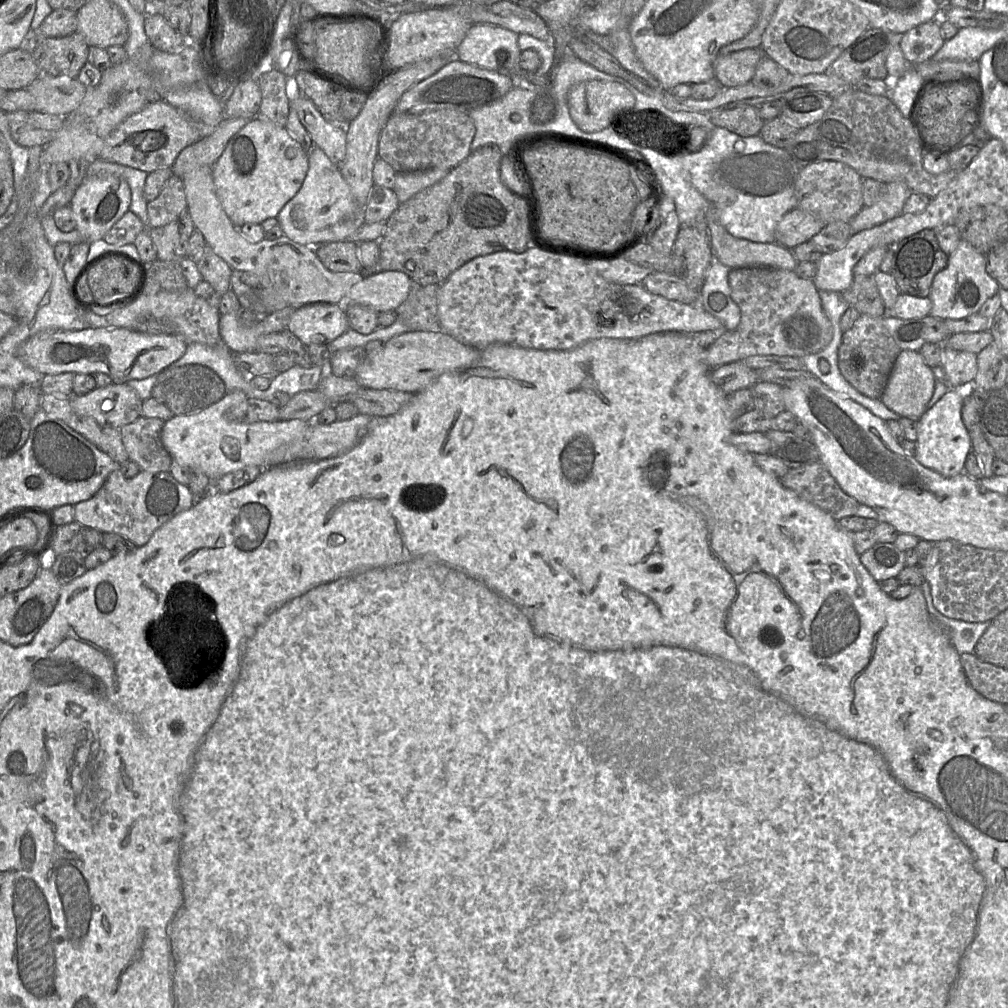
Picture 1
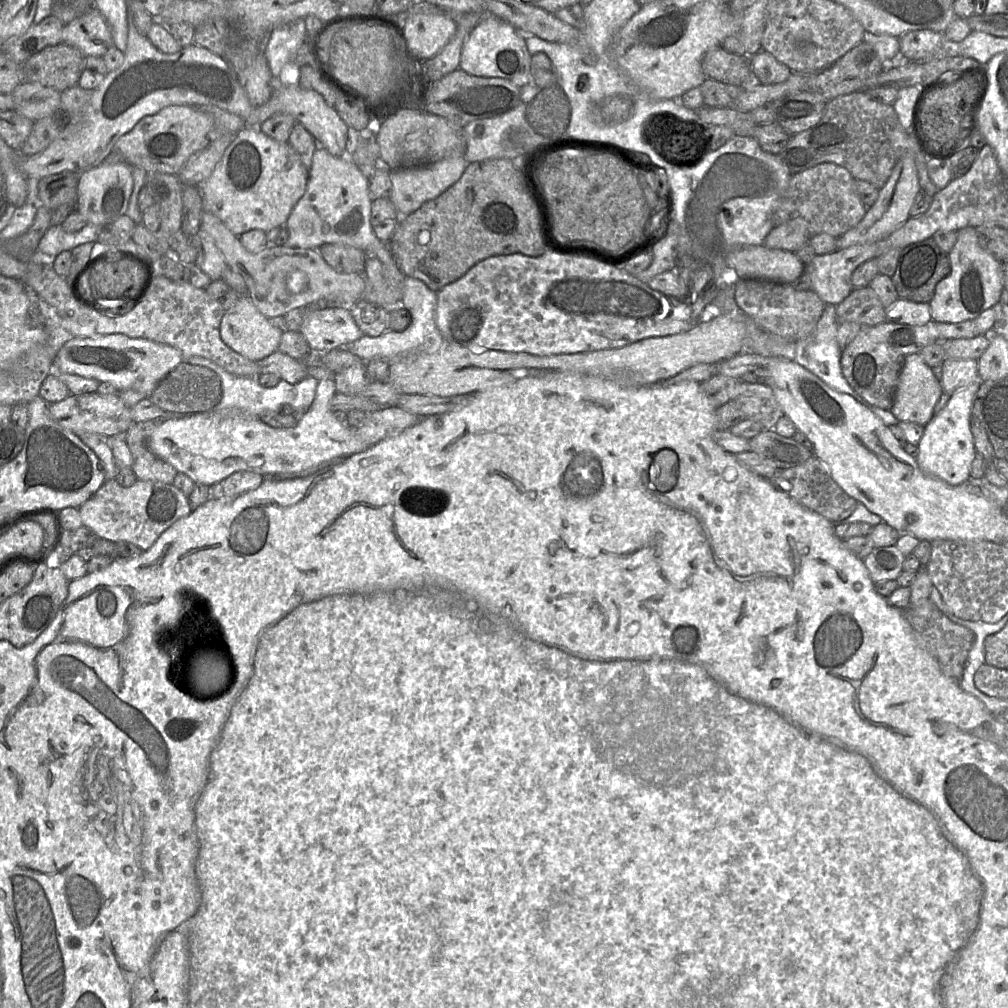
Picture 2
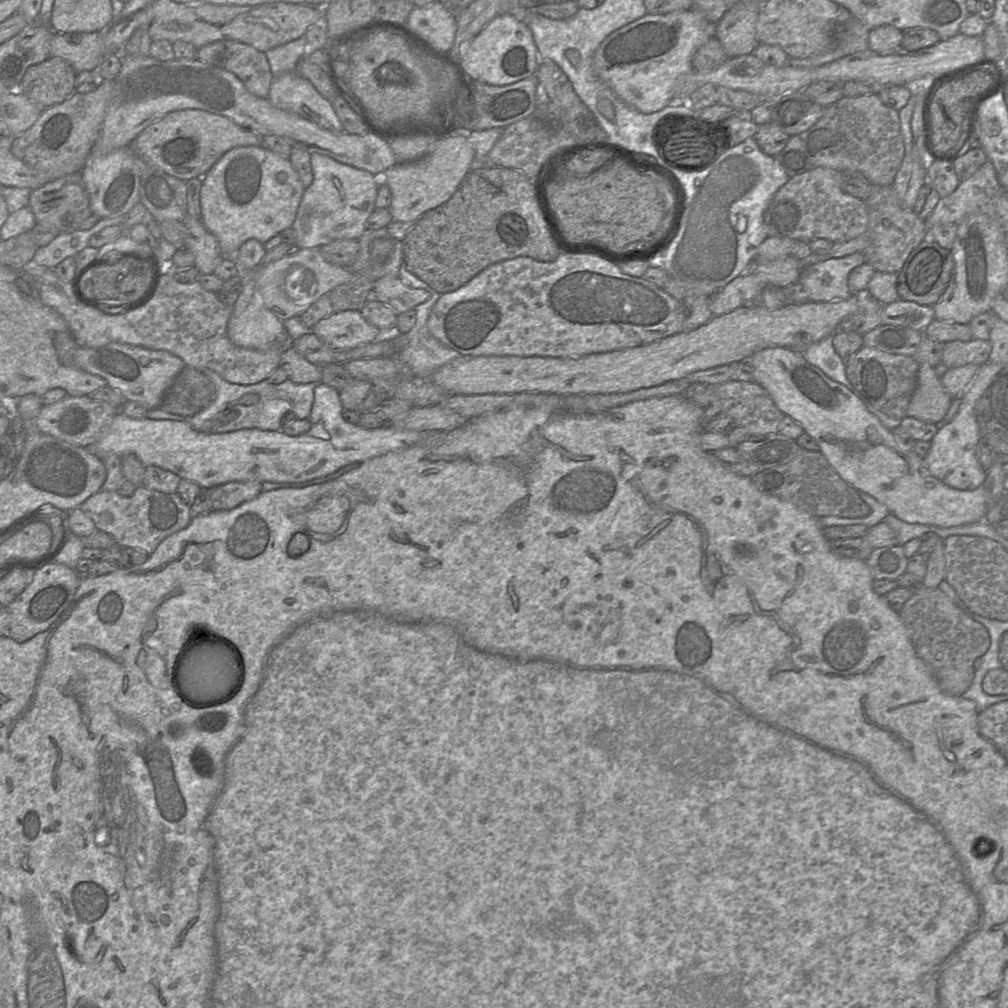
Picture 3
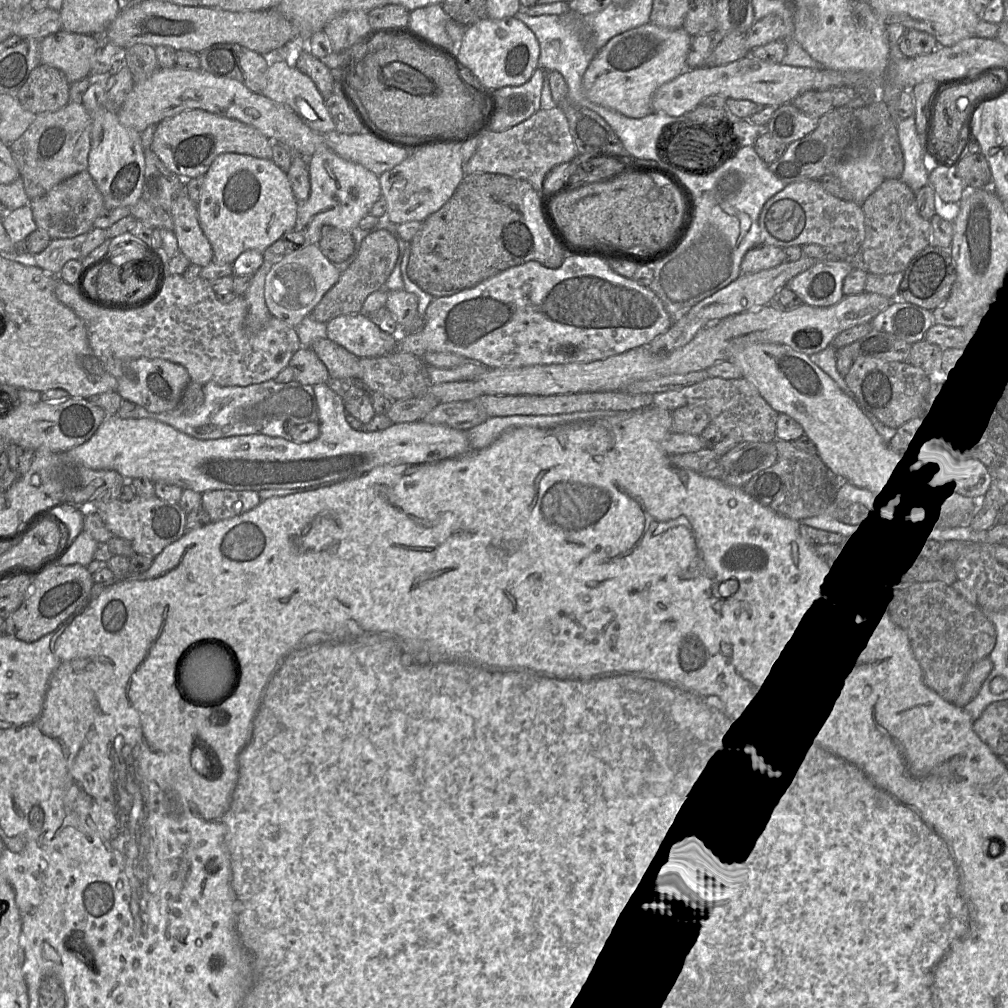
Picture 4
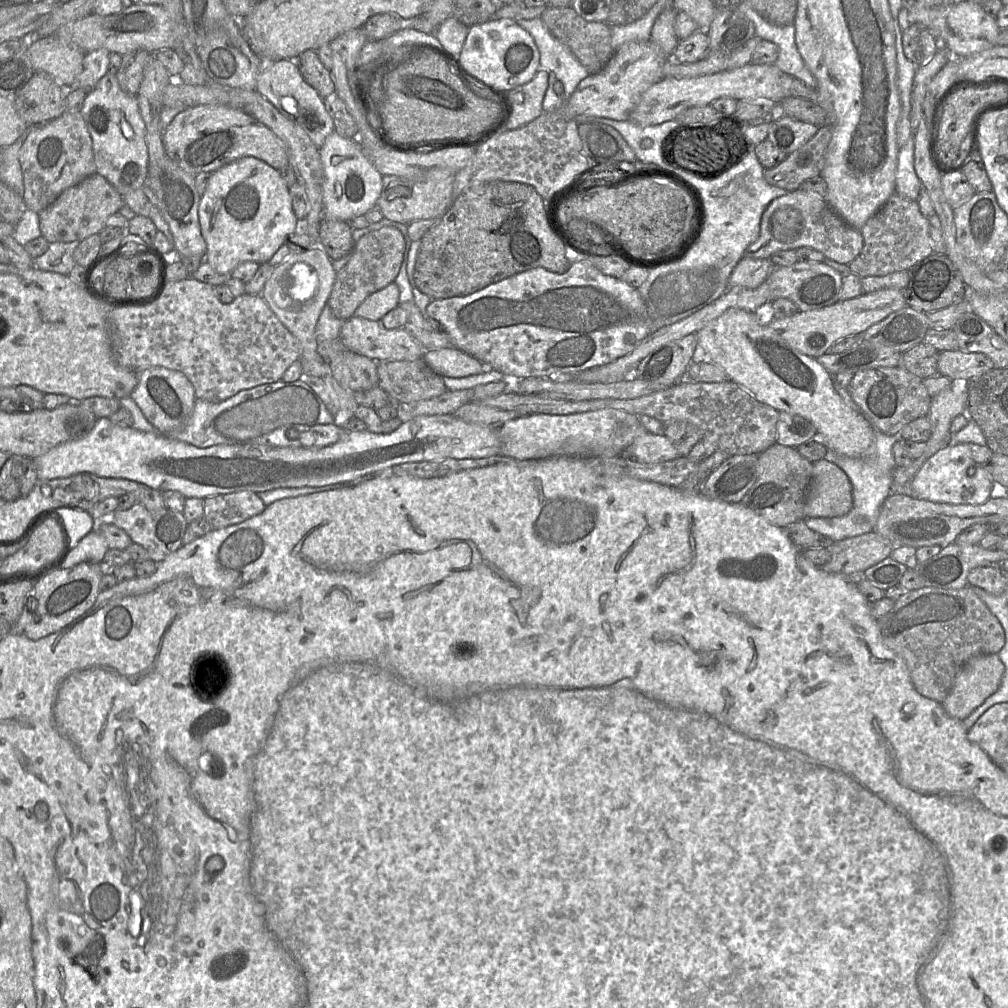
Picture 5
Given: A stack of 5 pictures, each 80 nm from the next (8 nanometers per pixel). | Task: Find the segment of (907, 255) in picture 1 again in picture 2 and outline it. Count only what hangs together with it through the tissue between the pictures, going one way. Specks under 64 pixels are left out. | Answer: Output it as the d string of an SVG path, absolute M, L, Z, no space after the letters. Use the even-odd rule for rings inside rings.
M931 237L910 244L901 250L892 280L900 298L917 303L930 303L935 294L937 284L950 271L949 254L944 253Z

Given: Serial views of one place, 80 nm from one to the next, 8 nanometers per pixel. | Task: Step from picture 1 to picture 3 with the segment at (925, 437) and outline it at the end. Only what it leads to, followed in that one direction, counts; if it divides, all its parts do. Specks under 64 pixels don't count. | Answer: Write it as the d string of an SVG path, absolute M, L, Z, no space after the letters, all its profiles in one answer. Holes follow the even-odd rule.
M989 362L980 366L971 385L960 398L961 403L957 414L949 423L936 424L938 431L930 441L928 453L921 461L921 466L926 469L929 476L957 490L974 490L984 485L987 471L976 458L977 447L980 443L980 430L974 408L977 400L1003 369L1003 365Z

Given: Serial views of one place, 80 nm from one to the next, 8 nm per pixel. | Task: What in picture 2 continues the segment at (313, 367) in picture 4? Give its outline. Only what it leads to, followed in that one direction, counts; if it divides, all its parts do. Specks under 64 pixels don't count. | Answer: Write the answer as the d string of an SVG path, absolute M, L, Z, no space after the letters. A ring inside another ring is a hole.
M280 351L258 360L257 364L260 374L272 373L291 384L299 383L309 375L302 361Z

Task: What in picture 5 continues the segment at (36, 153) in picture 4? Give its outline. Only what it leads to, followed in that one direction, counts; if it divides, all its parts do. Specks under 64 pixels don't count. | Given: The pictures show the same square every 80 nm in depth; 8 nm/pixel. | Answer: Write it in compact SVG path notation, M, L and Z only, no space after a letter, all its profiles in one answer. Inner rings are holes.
M66 111L60 117L33 127L19 152L23 173L23 199L28 209L40 213L63 191L96 173L93 143L81 112Z

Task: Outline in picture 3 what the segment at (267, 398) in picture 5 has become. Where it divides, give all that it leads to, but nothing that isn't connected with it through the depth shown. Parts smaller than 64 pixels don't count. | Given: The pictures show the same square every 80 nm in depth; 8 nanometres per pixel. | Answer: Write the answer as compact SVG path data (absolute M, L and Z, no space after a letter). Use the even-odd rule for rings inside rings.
M216 372L211 376L217 389L215 401L207 409L185 418L185 422L193 429L204 433L227 433L251 428L281 431L284 422L294 420L287 418L284 421L287 413L294 414L295 419L309 418L314 402L314 390L319 384L297 384L287 379L276 385L266 380L251 385L240 385L227 382Z

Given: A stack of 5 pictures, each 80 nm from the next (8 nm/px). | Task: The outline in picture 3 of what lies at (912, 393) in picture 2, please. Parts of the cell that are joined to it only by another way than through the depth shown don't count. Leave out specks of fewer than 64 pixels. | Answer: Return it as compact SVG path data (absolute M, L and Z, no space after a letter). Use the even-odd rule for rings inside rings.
M925 363L919 364L917 384L907 416L930 424L939 424L947 414L952 397L942 386L934 368Z

